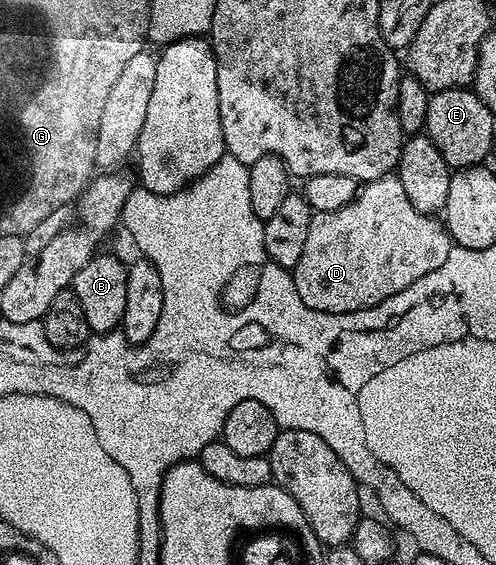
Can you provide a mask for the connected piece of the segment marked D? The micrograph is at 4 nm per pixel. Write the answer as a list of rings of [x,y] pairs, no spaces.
[[[395,174],[383,175],[381,179],[372,179],[369,183],[363,184],[357,190],[354,201],[342,209],[334,209],[334,213],[315,212],[310,221],[310,233],[306,233],[306,245],[302,245],[302,255],[298,257],[298,263],[290,269],[290,278],[298,297],[310,309],[318,309],[322,313],[350,313],[363,307],[373,307],[386,297],[394,297],[394,293],[402,293],[406,285],[414,285],[418,277],[426,277],[426,273],[434,273],[434,269],[439,269],[446,262],[446,257],[450,257],[450,249],[453,246],[452,238],[448,236],[448,228],[436,215],[423,215],[410,205],[410,197],[406,197],[406,189],[402,189],[402,181]]]

